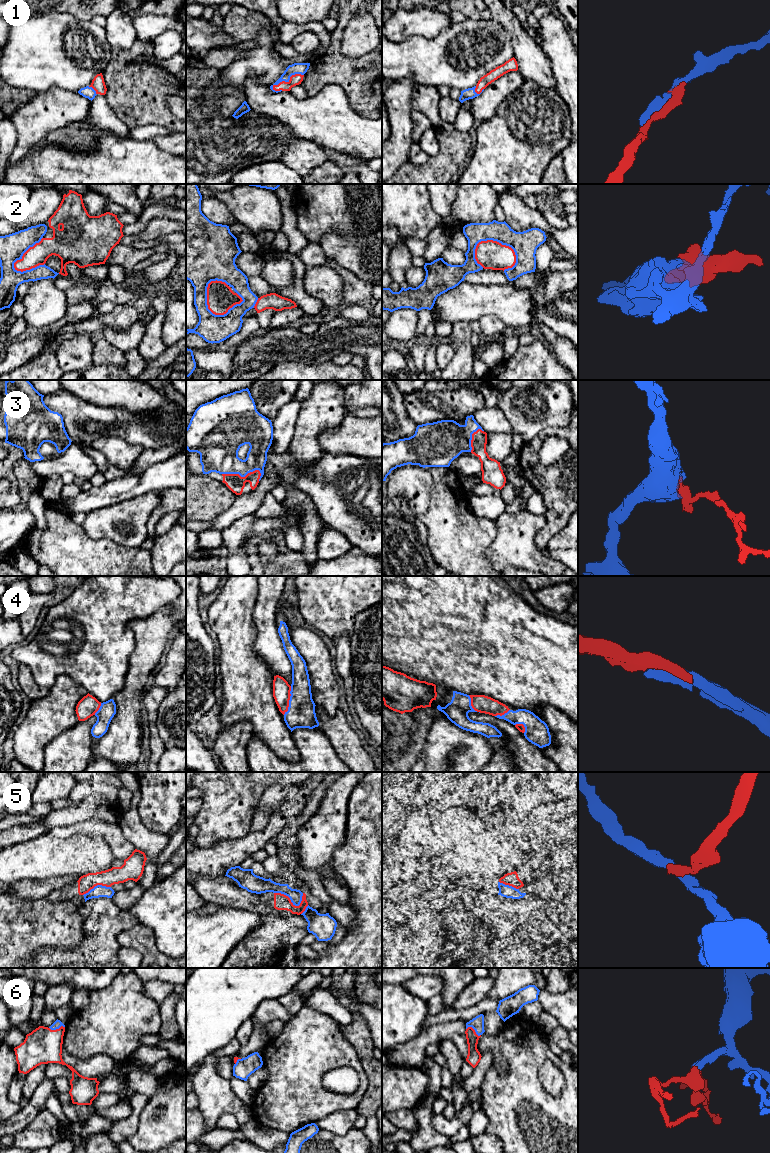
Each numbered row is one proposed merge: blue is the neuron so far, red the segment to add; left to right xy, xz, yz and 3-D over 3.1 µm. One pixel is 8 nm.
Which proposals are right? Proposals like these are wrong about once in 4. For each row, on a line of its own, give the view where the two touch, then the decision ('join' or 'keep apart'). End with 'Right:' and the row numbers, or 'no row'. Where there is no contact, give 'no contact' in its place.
1: xz | join
2: xz | keep apart
3: xz | join
4: xz | join
5: xz | keep apart
6: yz | join
Right: 1, 3, 4, 6

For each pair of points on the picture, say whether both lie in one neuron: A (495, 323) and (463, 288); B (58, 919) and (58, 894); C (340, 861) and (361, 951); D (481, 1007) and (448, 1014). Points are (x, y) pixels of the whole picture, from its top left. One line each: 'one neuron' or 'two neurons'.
A: two neurons
B: two neurons
C: one neuron
D: one neuron

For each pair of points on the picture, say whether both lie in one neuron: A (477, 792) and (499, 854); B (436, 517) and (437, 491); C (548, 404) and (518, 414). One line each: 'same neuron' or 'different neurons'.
A: different neurons
B: same neuron
C: same neuron

